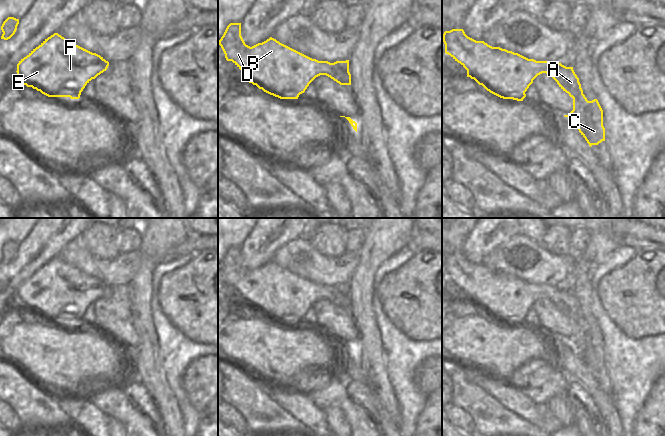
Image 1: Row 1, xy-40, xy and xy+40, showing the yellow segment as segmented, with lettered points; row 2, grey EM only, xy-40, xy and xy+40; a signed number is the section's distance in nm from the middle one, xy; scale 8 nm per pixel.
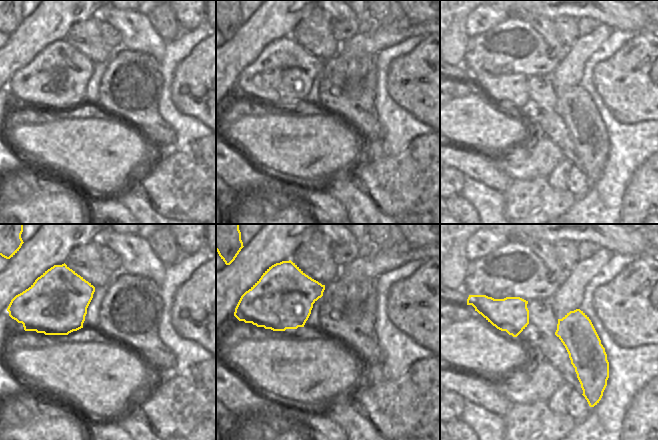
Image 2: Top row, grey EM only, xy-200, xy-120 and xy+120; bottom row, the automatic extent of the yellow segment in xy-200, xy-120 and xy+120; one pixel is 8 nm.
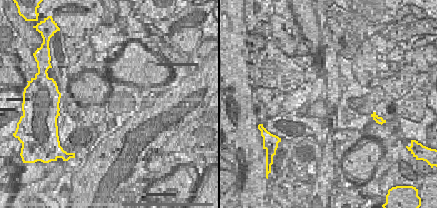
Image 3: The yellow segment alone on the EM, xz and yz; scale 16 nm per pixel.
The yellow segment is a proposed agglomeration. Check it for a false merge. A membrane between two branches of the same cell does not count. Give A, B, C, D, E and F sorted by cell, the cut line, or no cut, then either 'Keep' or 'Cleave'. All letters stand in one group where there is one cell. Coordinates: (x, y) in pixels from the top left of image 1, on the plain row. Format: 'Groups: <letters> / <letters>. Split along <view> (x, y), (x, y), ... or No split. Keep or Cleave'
Groups: A B C D E F. No split. Keep.

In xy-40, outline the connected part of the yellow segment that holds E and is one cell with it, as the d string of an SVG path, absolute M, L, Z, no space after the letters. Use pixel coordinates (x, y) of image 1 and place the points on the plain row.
M54 257L17 288L16 304L48 321L79 323L85 310L107 294L109 286Z

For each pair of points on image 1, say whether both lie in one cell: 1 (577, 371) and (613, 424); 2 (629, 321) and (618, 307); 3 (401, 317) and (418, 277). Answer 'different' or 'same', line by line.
1: same
2: same
3: same

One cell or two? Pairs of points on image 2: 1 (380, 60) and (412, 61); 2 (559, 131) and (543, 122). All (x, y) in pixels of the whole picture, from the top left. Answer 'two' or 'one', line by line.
1: two
2: one

